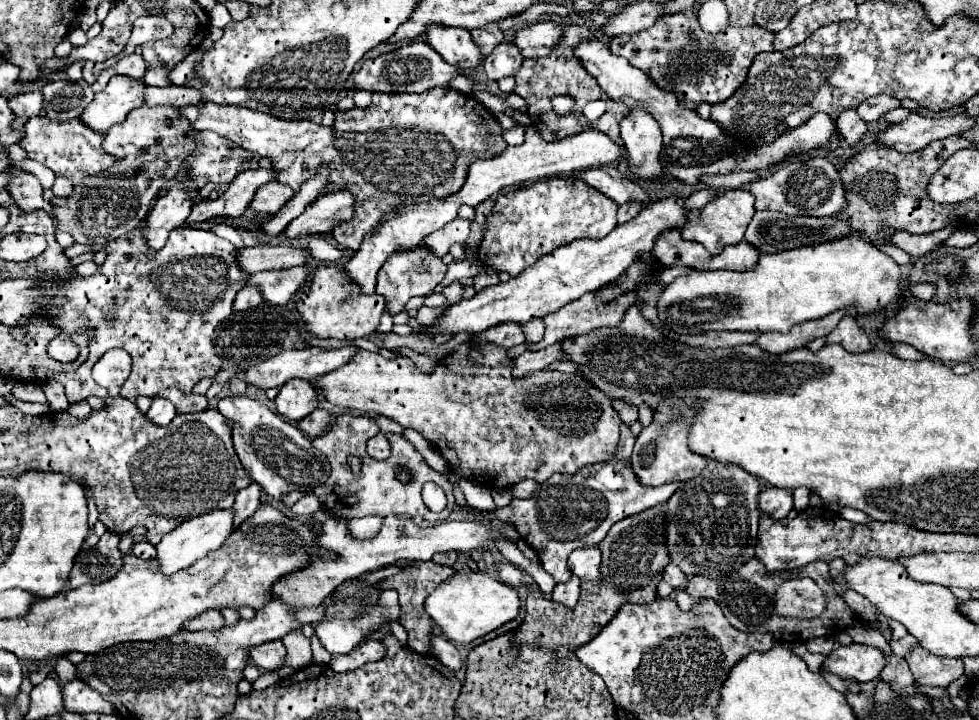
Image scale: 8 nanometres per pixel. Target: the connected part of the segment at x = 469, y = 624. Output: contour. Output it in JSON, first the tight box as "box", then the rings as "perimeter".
{"box":[425,573,519,643],"perimeter":[[[487,573],[453,575],[427,597],[425,611],[449,641],[471,643],[515,619],[519,615],[519,597],[513,587],[493,579]]]}

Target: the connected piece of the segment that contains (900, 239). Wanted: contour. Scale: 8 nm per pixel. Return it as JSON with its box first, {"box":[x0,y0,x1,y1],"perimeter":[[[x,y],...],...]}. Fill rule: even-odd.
{"box":[893,227,954,257],"perimeter":[[[945,227],[927,235],[911,235],[907,231],[895,231],[893,245],[905,249],[911,257],[923,257],[933,249],[937,249],[954,231],[952,227]]]}

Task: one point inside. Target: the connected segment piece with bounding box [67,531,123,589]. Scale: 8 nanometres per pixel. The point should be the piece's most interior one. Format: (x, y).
(98, 564)

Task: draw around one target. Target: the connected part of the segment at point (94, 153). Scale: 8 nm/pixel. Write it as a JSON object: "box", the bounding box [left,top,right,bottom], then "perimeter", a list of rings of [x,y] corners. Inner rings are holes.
{"box":[19,117,119,185],"perimeter":[[[31,117],[31,121],[27,121],[23,131],[25,131],[25,137],[19,145],[27,151],[29,159],[43,163],[57,177],[69,179],[73,185],[77,185],[85,177],[93,177],[107,171],[119,161],[119,157],[107,155],[107,151],[101,147],[105,133],[87,127],[81,119],[51,121],[47,117]]]}

